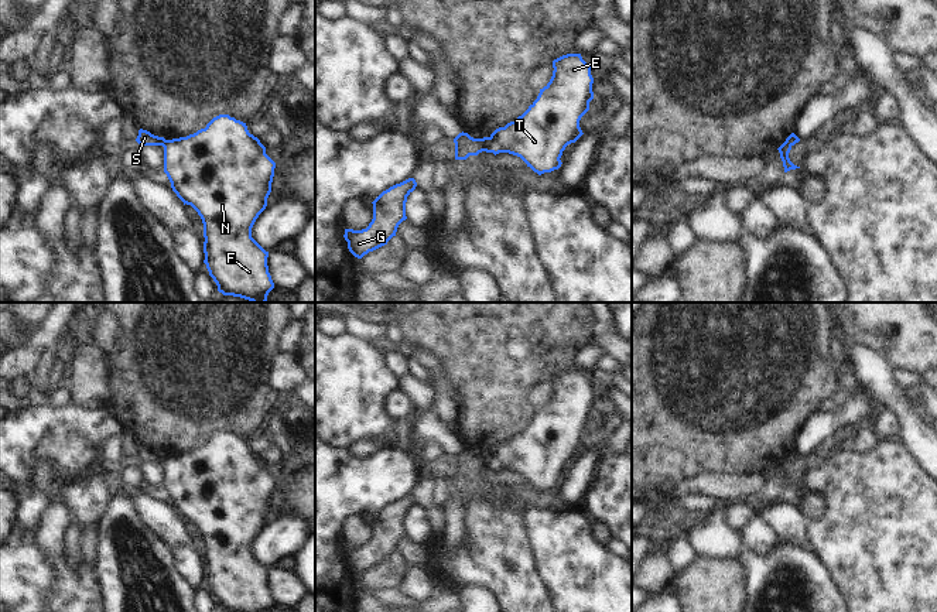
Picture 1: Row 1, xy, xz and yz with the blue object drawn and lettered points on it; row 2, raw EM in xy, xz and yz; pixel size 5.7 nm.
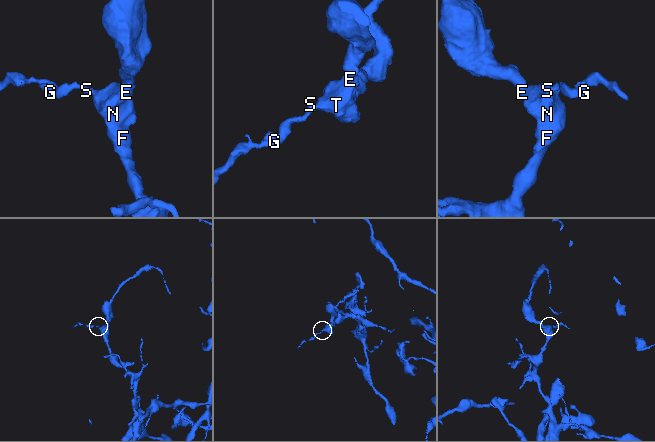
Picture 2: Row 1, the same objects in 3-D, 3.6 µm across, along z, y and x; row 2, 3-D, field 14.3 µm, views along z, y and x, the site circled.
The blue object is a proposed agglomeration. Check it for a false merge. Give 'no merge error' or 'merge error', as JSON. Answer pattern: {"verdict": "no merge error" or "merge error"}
{"verdict": "merge error"}

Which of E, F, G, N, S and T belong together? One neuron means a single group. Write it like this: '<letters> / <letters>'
E F N T / G S

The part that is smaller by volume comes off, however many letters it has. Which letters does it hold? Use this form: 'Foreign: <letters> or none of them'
Foreign: G, S

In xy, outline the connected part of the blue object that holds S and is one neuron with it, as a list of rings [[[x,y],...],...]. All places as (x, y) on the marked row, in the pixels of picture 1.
[[[140,129],[136,141],[140,146],[163,146],[163,143],[165,141],[165,139],[154,136],[150,131]]]

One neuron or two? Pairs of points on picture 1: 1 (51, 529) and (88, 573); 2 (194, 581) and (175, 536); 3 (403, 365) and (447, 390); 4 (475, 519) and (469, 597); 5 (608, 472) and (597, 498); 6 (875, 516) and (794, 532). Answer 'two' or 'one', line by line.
1: one
2: two
3: one
4: two
5: one
6: two

